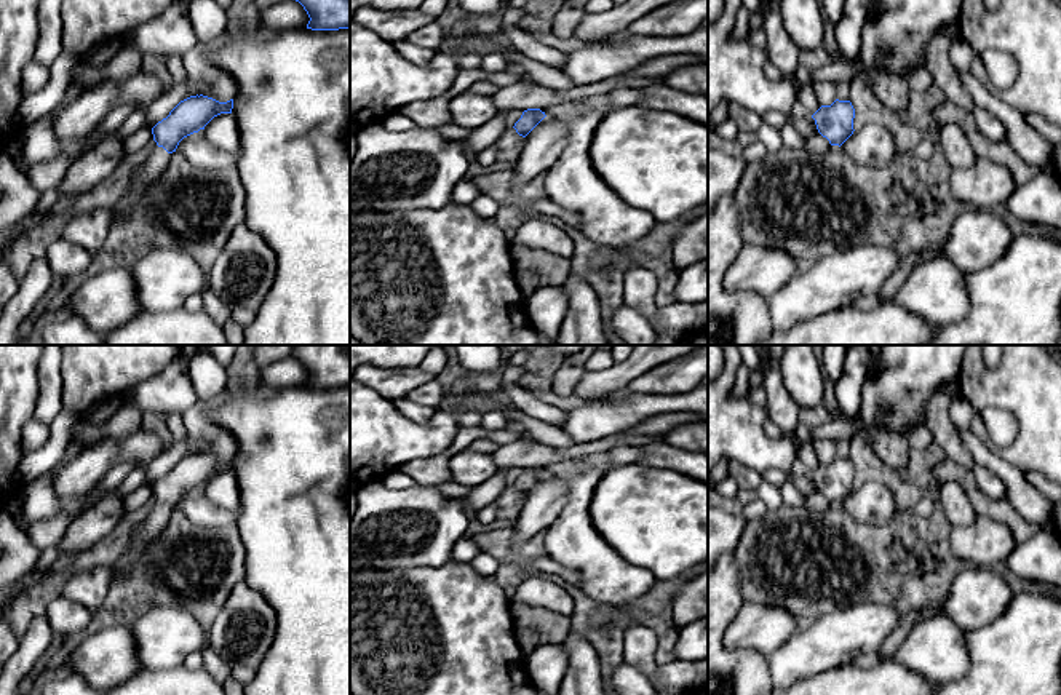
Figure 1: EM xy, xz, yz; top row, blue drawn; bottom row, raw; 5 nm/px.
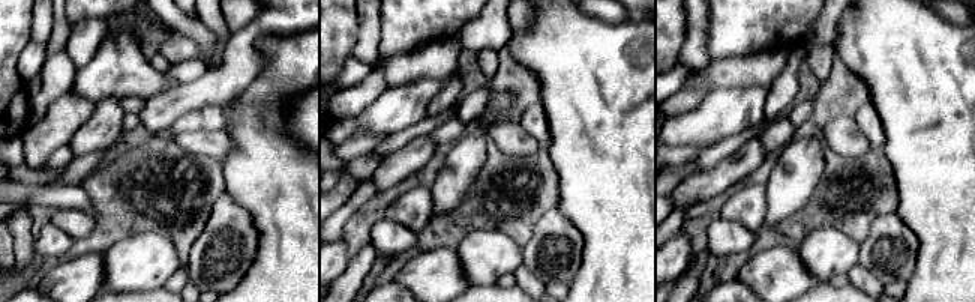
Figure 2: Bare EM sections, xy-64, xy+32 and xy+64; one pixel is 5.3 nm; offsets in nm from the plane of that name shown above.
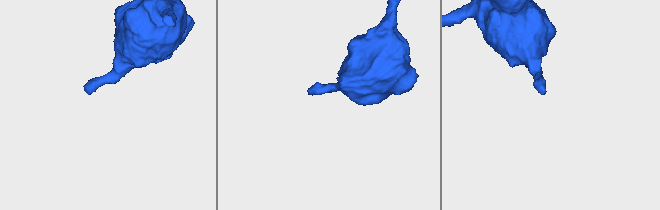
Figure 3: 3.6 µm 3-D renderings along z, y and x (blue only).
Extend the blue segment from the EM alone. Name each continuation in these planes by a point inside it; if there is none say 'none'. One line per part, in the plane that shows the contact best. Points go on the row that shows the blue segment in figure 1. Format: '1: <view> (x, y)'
1: xy (155, 165)

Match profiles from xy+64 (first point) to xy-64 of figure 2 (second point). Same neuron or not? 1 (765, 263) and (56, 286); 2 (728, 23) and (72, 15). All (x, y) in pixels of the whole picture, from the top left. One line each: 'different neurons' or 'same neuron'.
1: same neuron
2: same neuron

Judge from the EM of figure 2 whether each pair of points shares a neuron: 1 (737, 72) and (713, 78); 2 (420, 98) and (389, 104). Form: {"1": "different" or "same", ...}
{"1": "same", "2": "same"}

